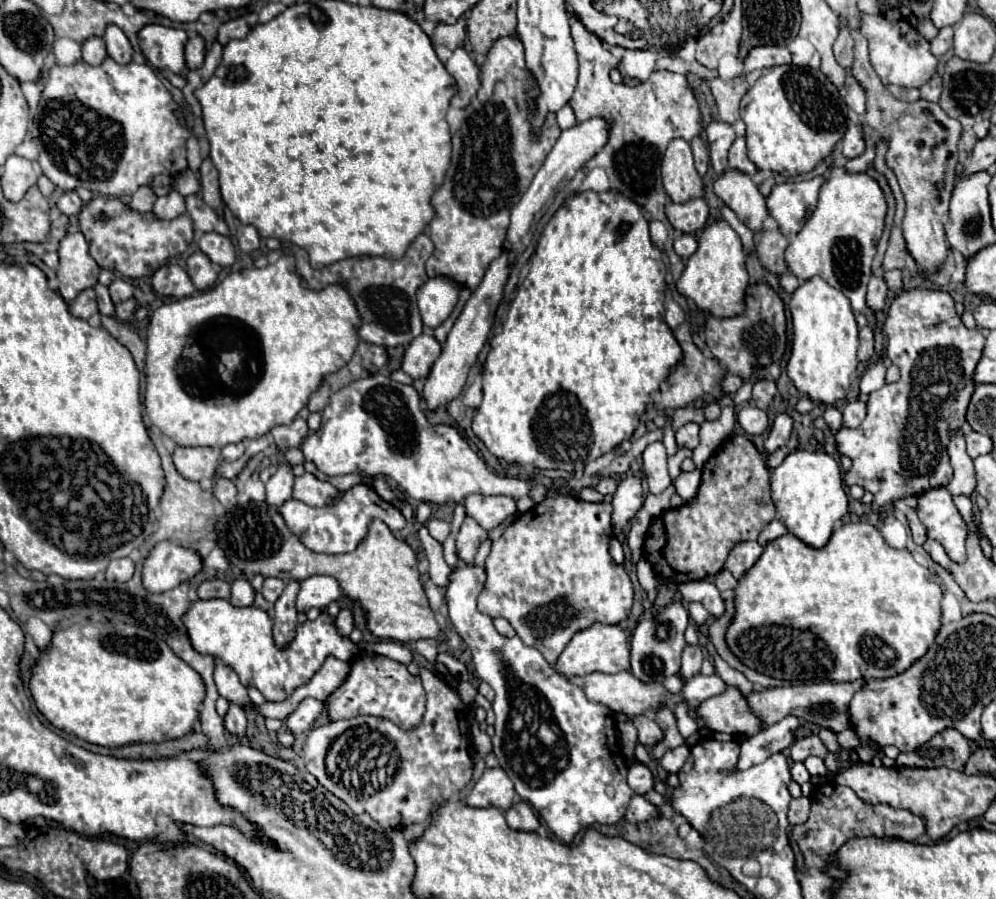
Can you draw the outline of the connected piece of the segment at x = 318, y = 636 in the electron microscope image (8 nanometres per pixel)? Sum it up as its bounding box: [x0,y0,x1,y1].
[183,599,359,701]

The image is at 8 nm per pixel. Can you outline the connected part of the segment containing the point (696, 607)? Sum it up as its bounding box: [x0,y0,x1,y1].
[687,603,709,623]

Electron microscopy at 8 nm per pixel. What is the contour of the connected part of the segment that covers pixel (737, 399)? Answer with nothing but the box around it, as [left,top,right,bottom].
[734,381,753,405]

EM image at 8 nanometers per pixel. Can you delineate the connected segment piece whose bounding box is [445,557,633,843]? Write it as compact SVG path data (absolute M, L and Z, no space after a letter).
M457 557L455 567L451 567L449 585L445 587L445 599L455 631L473 653L473 663L479 679L487 681L495 691L495 737L491 737L491 741L499 767L505 769L519 797L529 801L533 809L545 819L549 829L565 843L571 843L581 827L589 827L593 823L617 823L625 815L633 791L625 781L627 765L617 743L615 713L611 717L609 707L591 703L587 695L583 695L583 689L561 677L535 647L527 647L519 637L509 639L499 635L493 627L493 619L477 611L475 599L483 589L483 583L485 571L479 565L469 565Z

